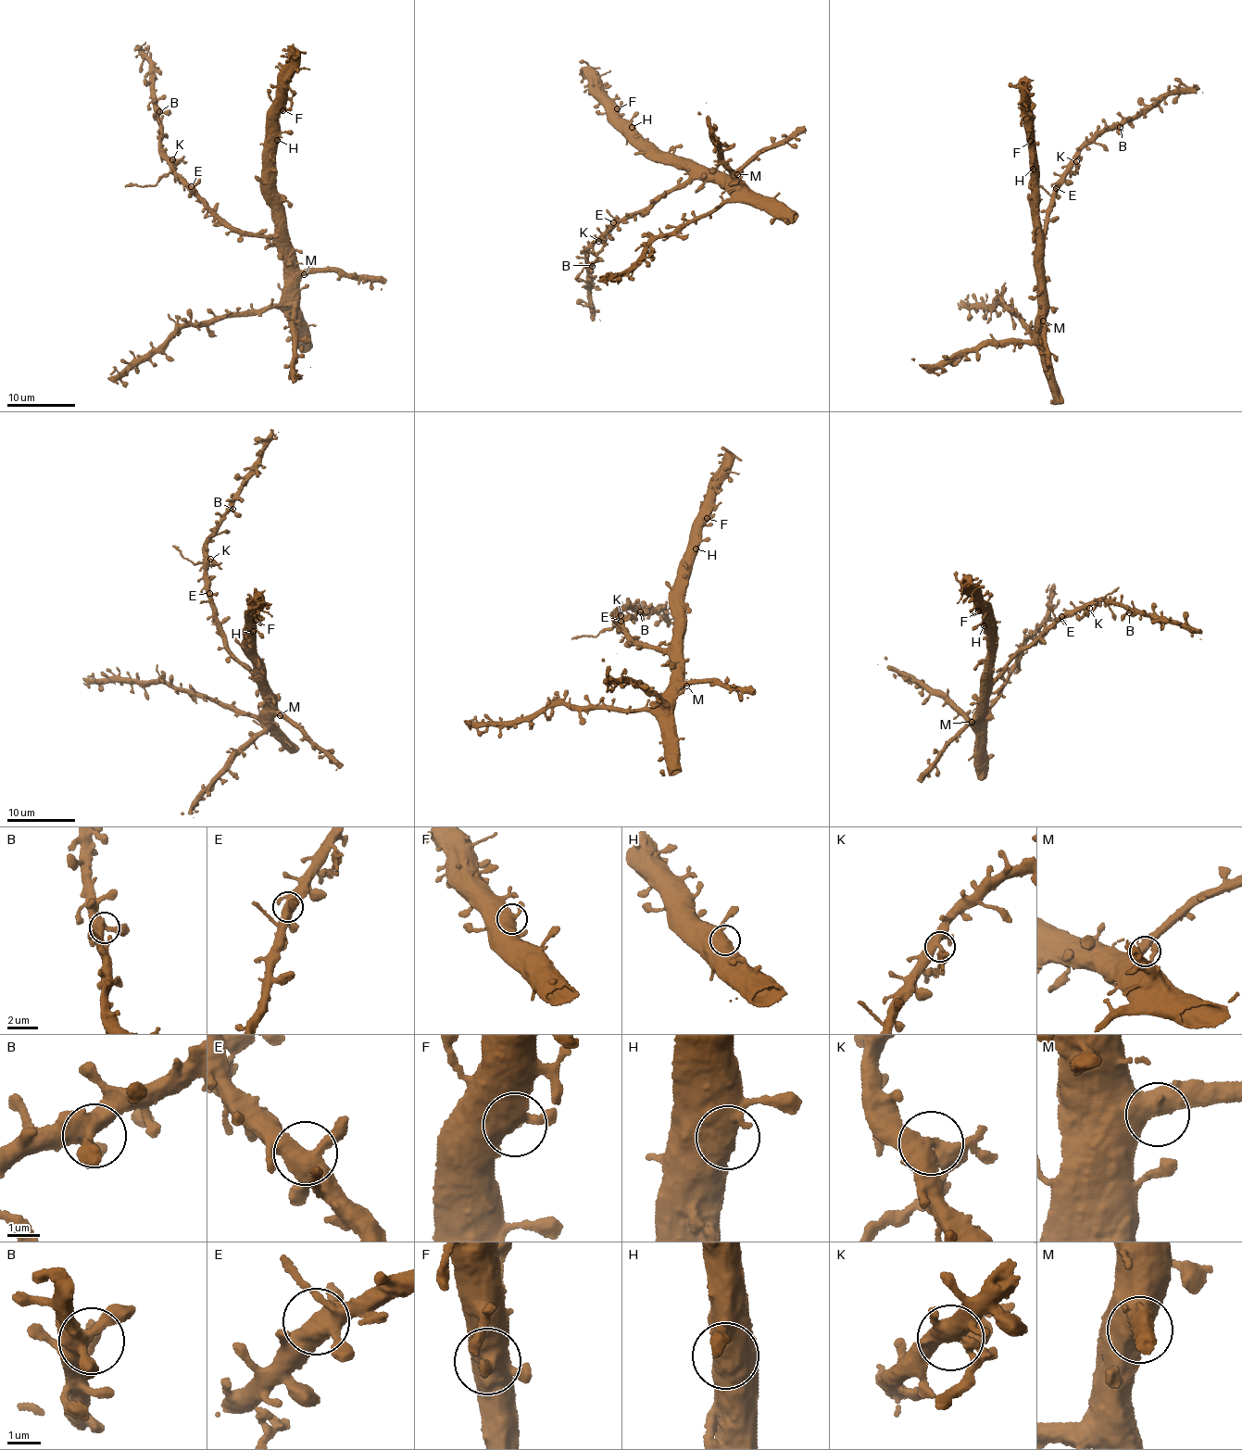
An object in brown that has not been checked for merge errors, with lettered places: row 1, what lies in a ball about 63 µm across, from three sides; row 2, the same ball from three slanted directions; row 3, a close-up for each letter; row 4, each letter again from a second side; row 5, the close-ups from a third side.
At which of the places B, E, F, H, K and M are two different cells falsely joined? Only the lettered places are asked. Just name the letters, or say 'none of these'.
K

